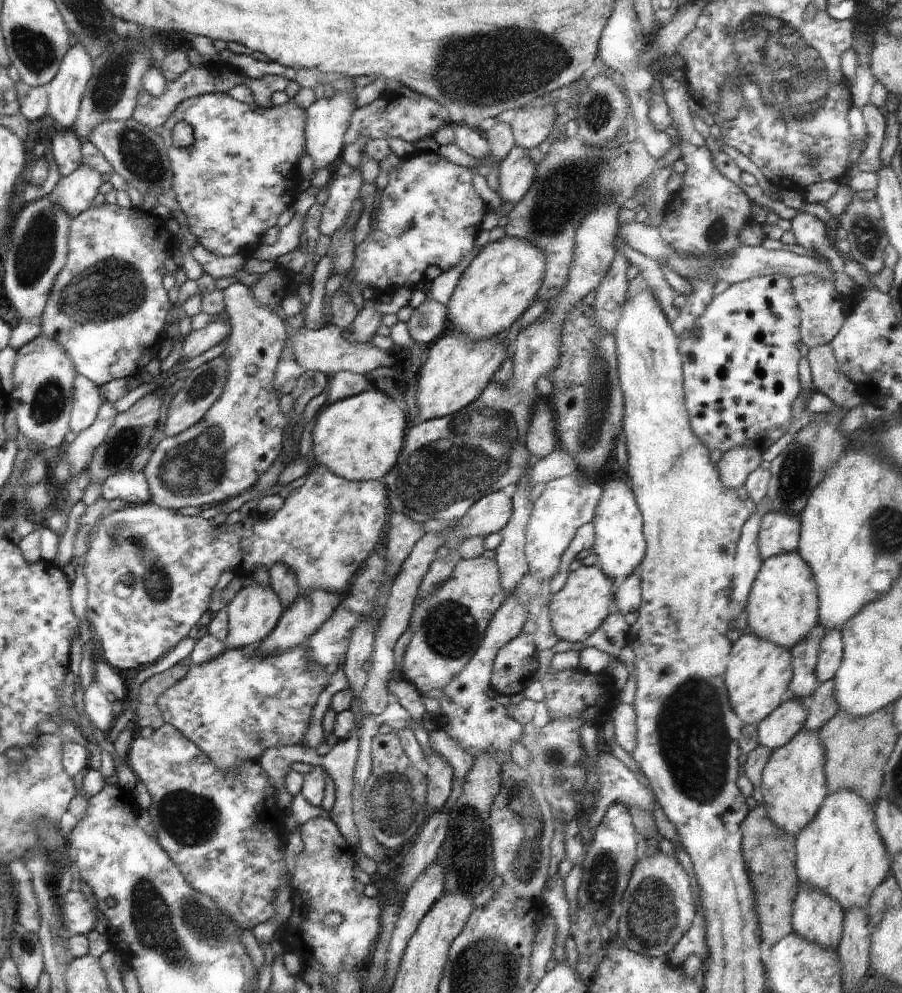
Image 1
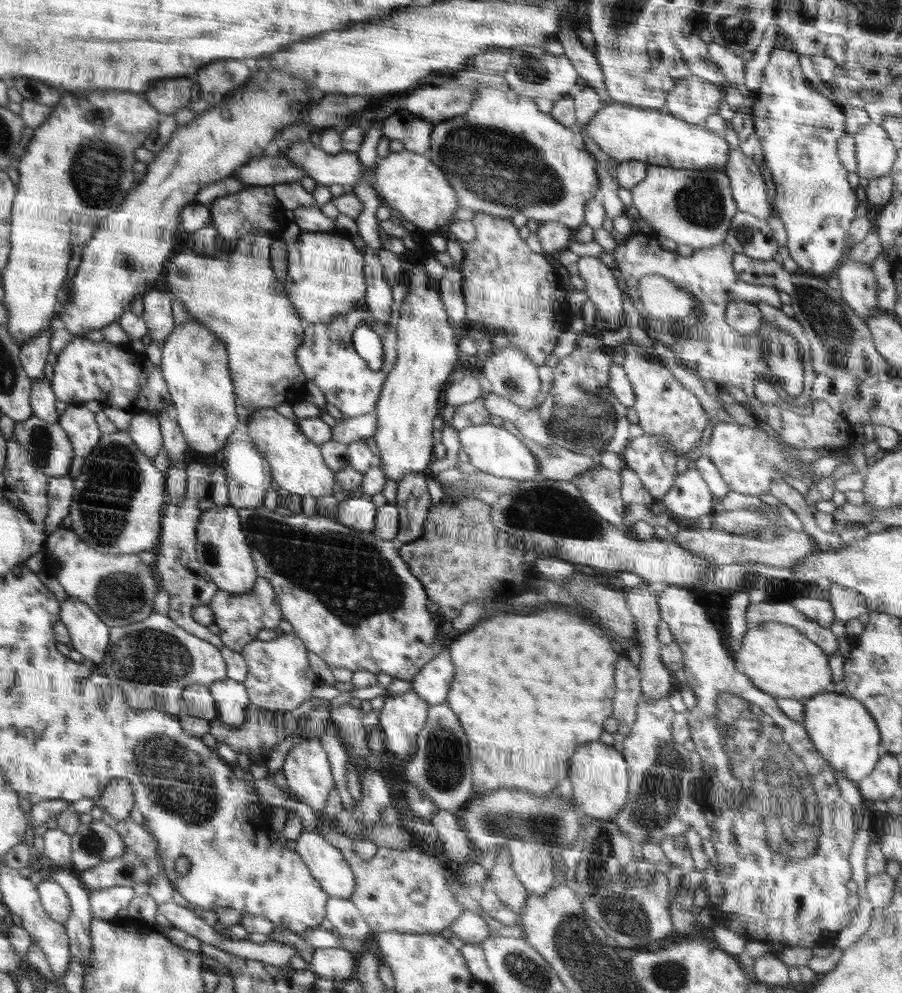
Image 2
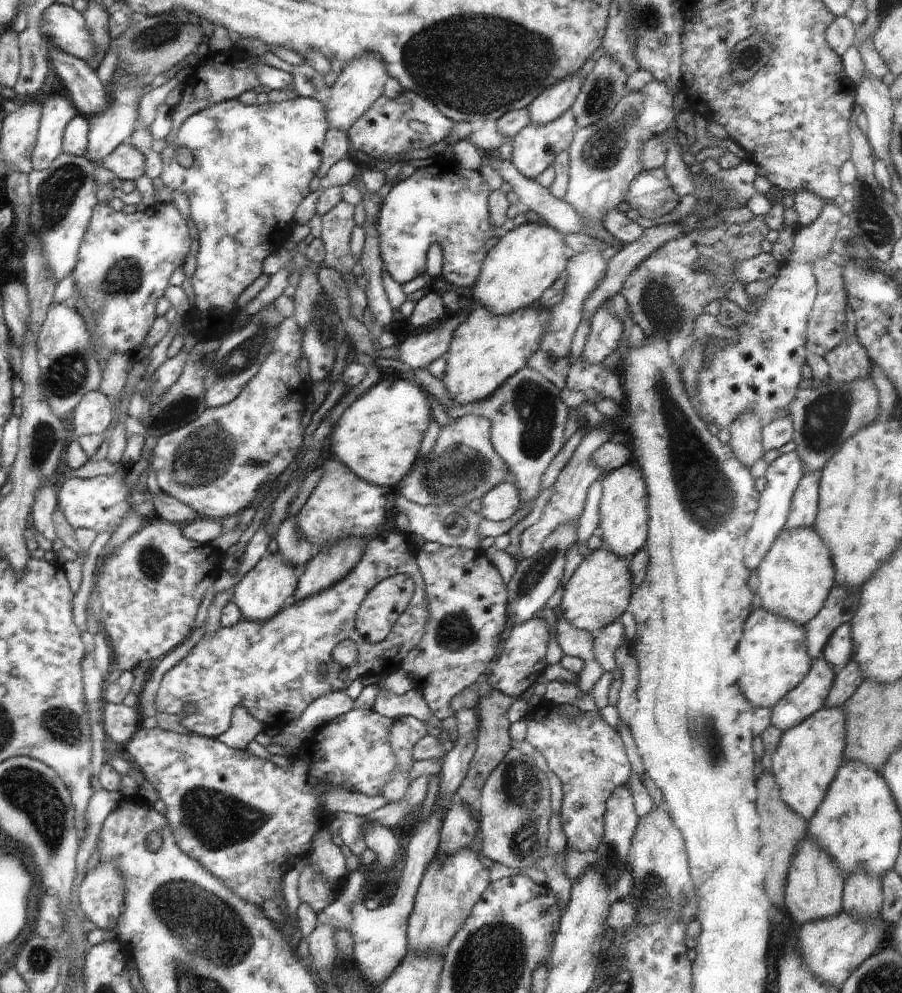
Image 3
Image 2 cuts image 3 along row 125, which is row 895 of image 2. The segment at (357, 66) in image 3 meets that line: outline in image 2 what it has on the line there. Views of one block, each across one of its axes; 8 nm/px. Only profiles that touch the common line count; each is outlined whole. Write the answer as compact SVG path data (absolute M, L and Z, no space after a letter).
M302 830L300 837L296 841L296 852L301 856L304 864L310 869L312 876L320 883L322 890L328 896L349 899L354 892L356 875L352 867L344 860L344 855L324 837L312 831Z

